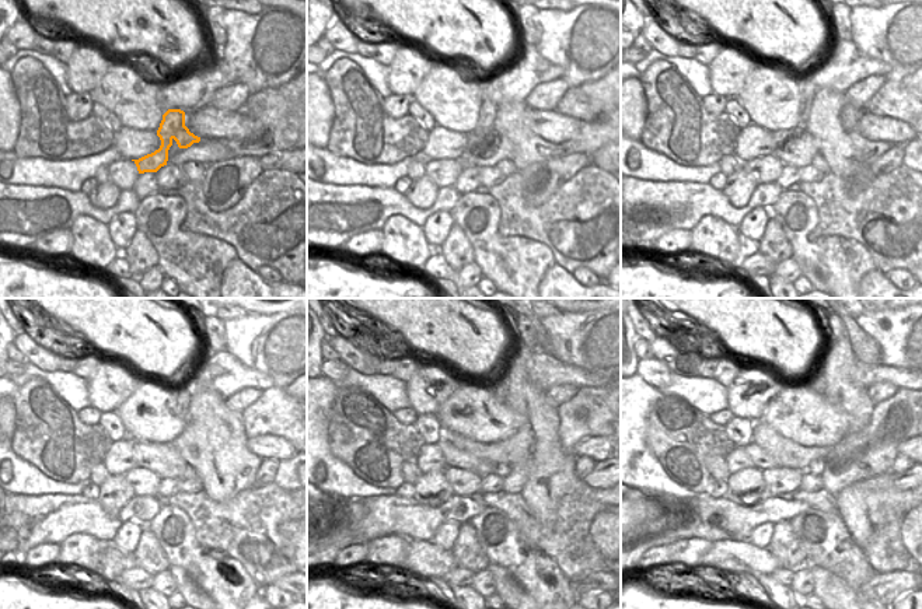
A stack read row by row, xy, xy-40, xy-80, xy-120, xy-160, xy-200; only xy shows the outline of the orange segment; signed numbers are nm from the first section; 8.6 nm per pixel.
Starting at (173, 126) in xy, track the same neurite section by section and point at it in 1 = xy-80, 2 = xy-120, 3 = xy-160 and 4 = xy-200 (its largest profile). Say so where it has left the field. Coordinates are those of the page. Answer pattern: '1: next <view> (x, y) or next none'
1: next xy-80 (809, 91)
2: next xy-120 (182, 395)
3: next xy-160 (499, 389)
4: next xy-200 (817, 384)

